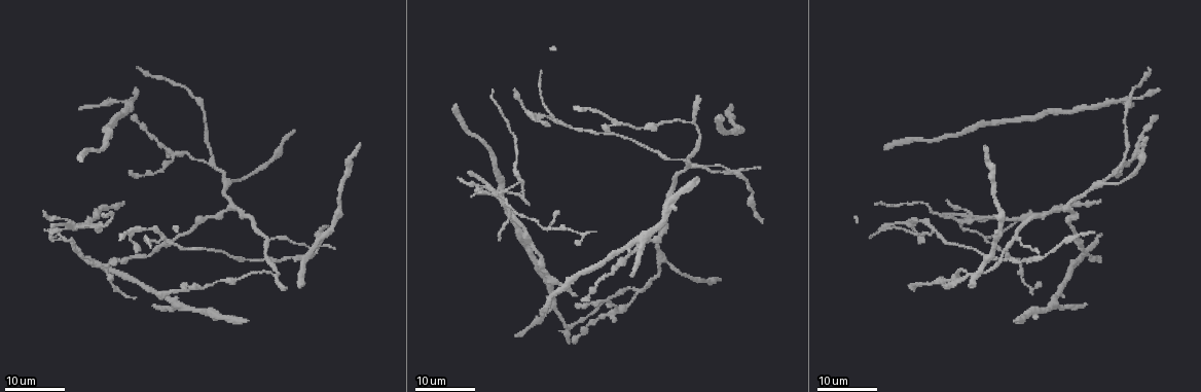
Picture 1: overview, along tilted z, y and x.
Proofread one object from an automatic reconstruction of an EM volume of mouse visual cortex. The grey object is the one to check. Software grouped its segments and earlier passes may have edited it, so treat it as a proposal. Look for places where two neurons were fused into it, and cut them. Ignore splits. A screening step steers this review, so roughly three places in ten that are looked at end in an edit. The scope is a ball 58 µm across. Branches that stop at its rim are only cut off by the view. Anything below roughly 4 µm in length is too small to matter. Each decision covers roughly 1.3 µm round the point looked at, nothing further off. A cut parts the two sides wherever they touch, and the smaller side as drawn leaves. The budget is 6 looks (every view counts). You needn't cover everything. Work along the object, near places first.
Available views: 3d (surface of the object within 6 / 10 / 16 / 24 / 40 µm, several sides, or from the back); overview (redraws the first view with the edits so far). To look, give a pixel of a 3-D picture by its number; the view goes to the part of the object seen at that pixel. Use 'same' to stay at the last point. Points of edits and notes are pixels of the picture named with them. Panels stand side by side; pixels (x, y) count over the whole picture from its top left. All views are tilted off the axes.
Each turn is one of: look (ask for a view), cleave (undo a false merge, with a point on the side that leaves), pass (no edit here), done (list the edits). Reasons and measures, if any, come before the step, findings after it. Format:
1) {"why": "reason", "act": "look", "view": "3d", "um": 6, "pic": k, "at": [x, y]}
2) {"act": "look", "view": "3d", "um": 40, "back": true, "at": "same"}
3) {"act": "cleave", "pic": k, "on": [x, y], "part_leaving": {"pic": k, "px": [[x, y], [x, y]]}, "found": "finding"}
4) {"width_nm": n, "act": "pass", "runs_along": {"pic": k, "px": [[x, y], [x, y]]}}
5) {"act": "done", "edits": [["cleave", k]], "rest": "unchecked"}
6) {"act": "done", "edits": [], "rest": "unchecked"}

{"act": "look", "view": "3d", "um": 16, "pic": 1, "at": [1027, 222]}

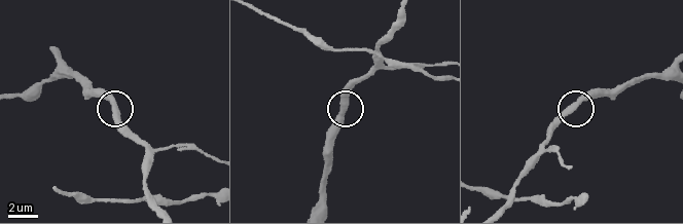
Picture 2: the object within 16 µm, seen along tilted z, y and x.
{"act": "look", "view": "3d", "um": 6, "pic": 2, "at": [344, 110]}

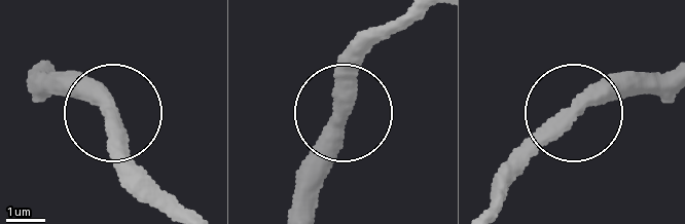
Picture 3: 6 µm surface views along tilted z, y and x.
{"why": "other side", "act": "look", "view": "3d", "um": 6, "back": true, "pic": 3, "at": [342, 111]}

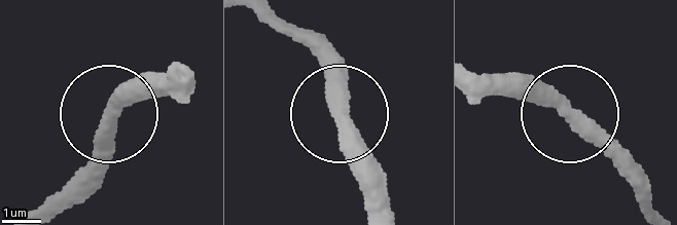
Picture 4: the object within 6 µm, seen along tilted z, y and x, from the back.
{"act": "pass", "runs_along": {"pic": 4, "px": [[115, 118], [87, 196]]}, "found": "continuous, no second neuron"}

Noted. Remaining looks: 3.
{"why": "branch point", "act": "look", "view": "3d", "um": 24, "pic": 1, "at": [210, 162]}

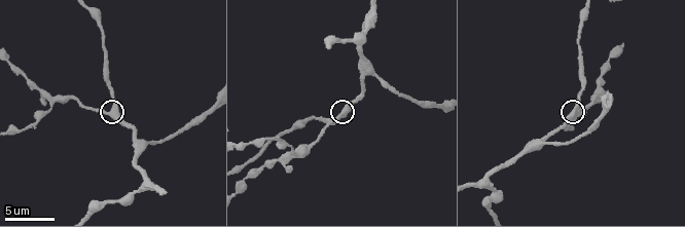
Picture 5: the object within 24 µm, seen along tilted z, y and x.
{"why": "zoom in", "act": "look", "view": "3d", "um": 6, "pic": 5, "at": [112, 112]}

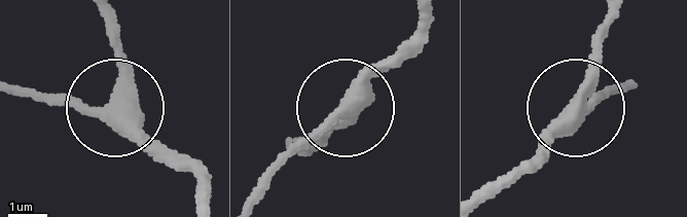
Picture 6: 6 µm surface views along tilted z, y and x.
{"width_nm": 380, "act": "pass", "runs_along": {"pic": 6, "px": [[196, 204], [193, 177], [119, 115], [25, 95]]}, "found": "one neuron here"}

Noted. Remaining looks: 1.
{"why": "three-way junction", "act": "look", "view": "3d", "um": 6, "pic": 5, "at": [291, 153]}

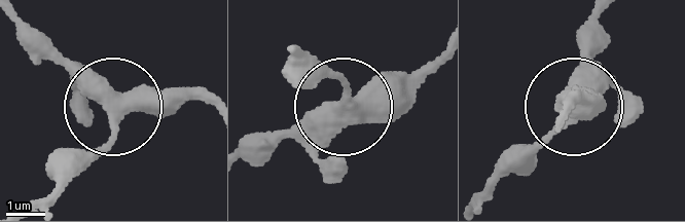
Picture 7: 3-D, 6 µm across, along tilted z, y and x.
{"side_arm_um": 10, "act": "pass", "found": "continuous, no second neuron"}

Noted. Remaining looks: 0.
{"act": "done", "edits": [], "rest": "unchecked"}

